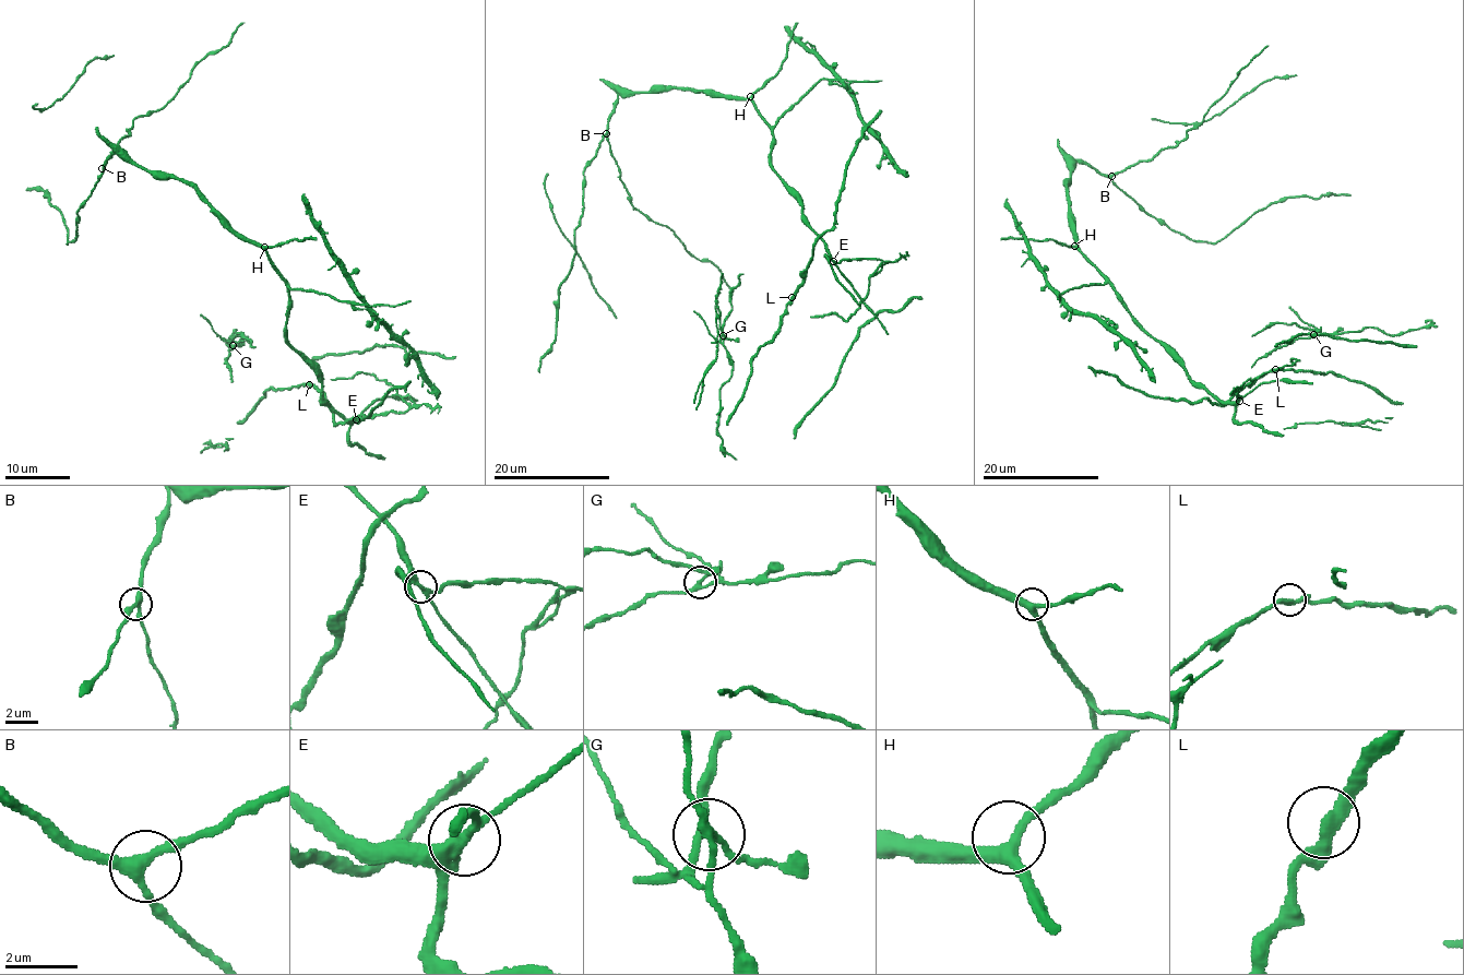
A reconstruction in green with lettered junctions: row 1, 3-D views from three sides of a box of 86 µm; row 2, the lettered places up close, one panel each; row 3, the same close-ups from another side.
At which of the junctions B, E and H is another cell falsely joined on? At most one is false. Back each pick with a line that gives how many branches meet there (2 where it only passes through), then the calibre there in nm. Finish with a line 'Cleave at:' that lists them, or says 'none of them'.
E: 3 branches meet; 260 nm thick
Cleave at: E

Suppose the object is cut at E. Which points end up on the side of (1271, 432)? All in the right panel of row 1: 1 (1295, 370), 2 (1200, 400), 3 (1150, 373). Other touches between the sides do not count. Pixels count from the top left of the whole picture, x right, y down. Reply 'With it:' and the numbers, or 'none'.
With it: 3

